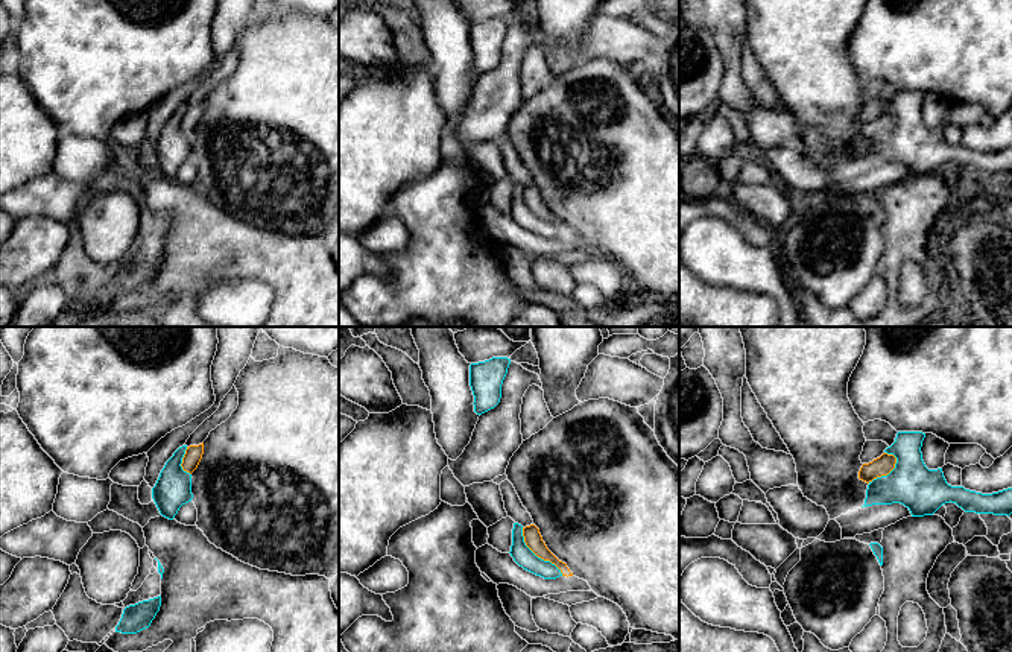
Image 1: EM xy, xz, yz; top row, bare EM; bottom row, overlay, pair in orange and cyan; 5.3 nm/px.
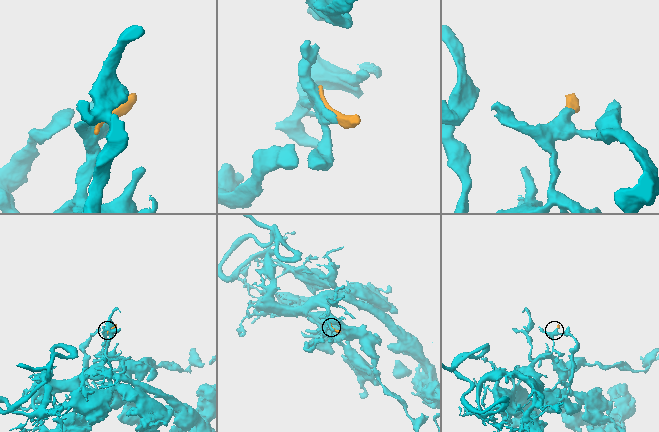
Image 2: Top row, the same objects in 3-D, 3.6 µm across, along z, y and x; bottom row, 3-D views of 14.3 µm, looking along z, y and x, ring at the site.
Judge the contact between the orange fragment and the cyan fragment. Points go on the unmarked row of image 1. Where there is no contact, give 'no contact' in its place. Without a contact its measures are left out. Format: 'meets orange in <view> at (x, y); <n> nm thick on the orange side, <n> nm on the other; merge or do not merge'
meets orange in xz at (537, 215); 90 nm thick on the orange side, 100 nm on the other; merge

